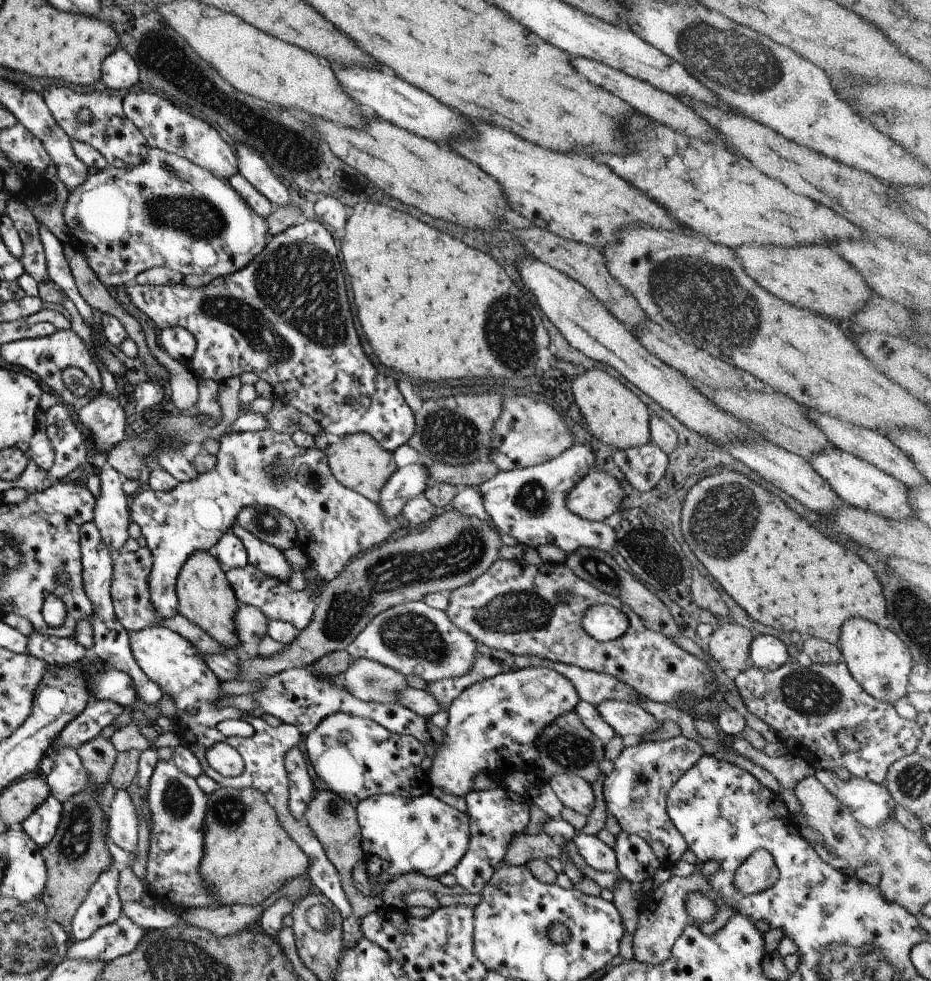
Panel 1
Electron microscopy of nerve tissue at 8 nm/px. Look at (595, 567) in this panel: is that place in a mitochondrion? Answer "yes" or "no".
yes

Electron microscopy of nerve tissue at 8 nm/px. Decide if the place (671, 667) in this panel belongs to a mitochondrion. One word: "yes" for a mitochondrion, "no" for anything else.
no

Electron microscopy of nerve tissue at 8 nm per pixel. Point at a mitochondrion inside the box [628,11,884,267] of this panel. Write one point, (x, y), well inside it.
(739, 62)

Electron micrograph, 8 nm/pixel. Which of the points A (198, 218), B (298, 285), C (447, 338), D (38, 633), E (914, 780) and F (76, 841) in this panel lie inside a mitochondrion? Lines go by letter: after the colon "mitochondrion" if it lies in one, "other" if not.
A: mitochondrion
B: mitochondrion
C: other
D: other
E: mitochondrion
F: mitochondrion

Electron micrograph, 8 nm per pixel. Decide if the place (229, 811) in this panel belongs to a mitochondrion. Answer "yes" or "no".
yes

